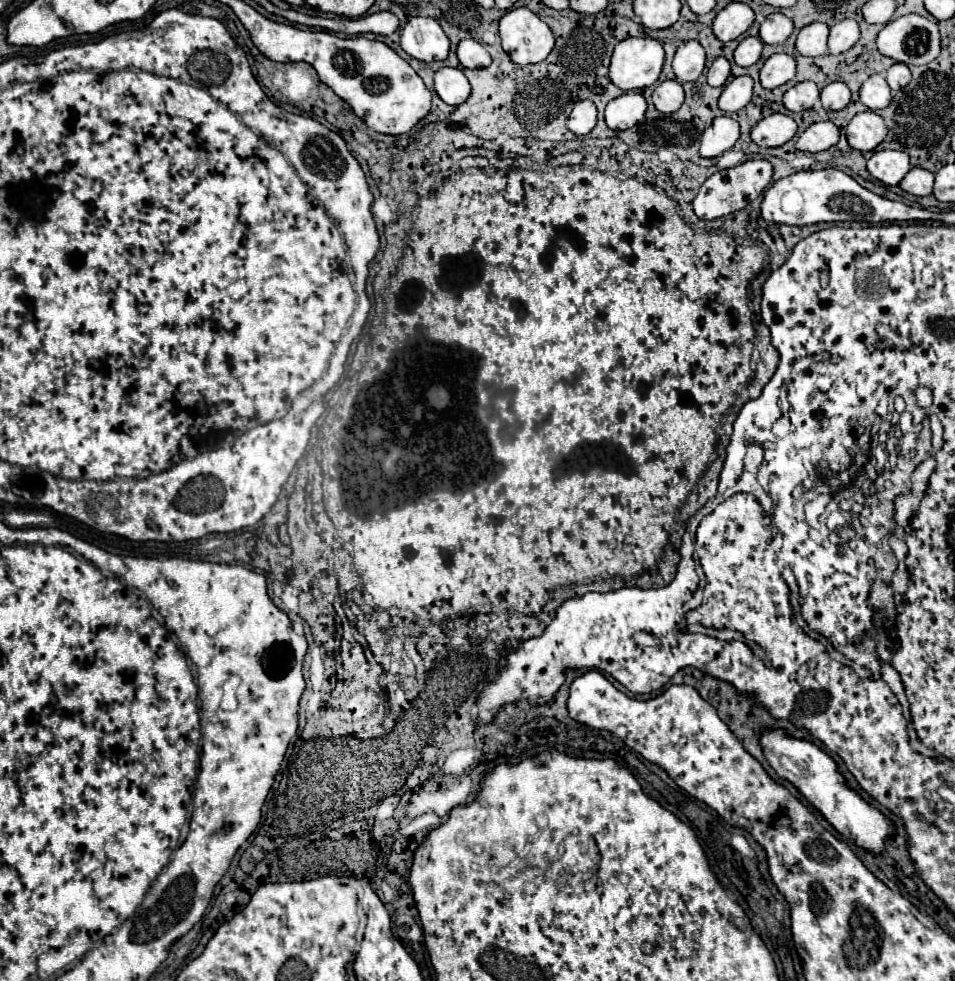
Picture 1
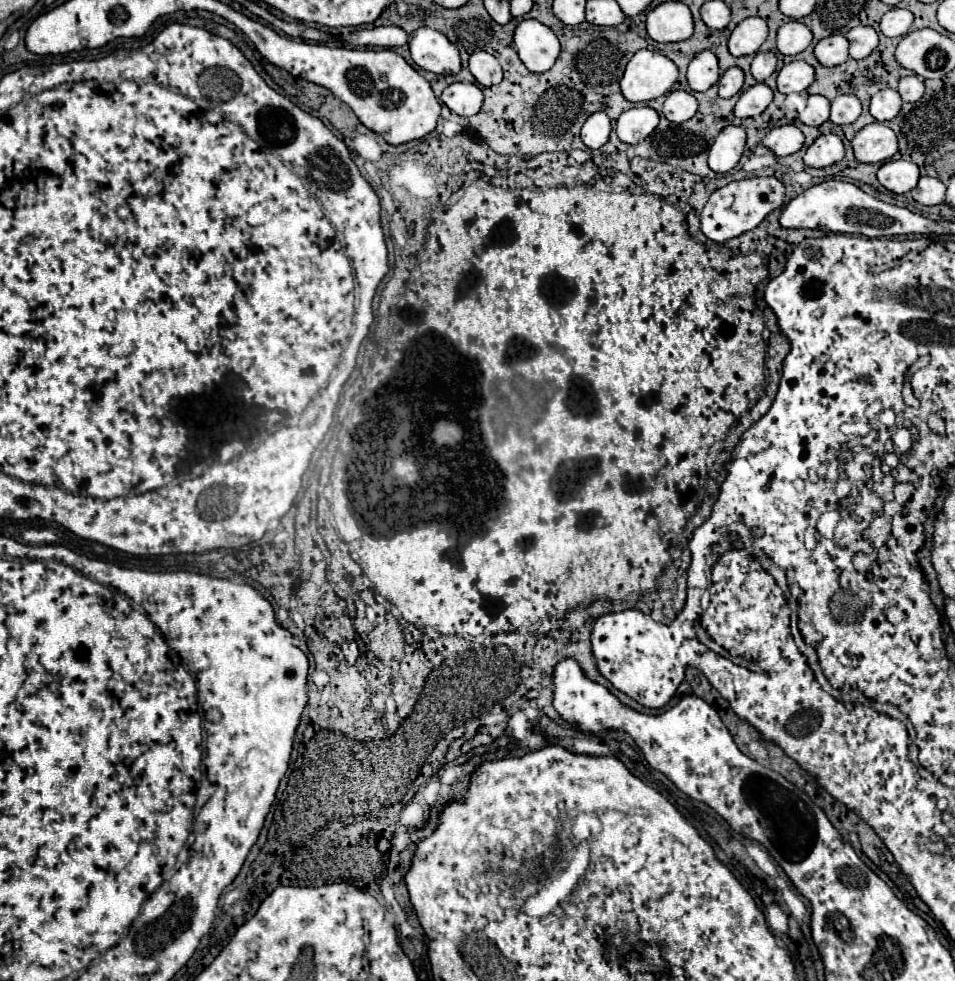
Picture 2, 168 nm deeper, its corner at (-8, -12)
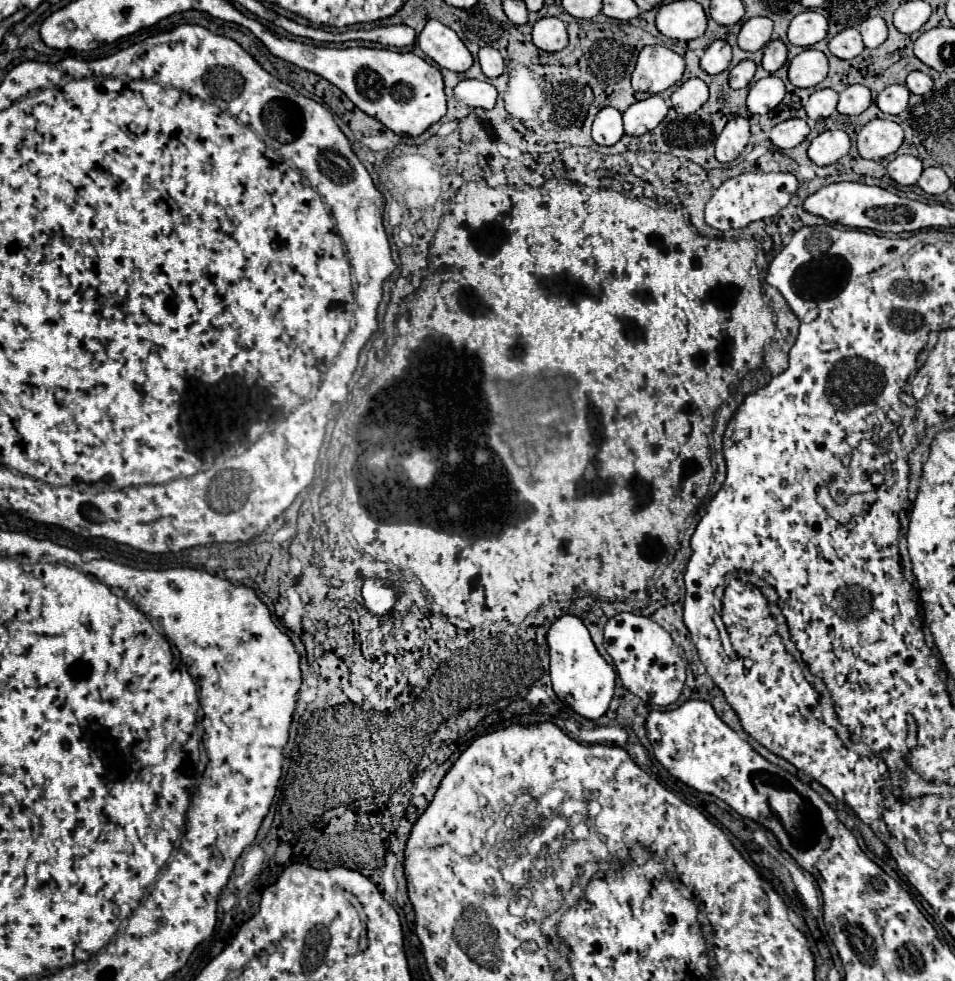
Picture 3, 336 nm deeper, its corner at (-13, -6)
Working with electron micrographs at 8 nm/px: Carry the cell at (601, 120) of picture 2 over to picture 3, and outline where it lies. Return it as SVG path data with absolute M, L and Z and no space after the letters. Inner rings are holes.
M602 108L592 124L592 138L596 144L612 146L622 138L622 114L616 108Z

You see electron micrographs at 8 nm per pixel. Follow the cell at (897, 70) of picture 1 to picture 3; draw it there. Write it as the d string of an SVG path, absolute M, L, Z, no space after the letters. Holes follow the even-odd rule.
M910 72L906 78L906 86L912 94L926 94L932 90L932 78L924 72Z

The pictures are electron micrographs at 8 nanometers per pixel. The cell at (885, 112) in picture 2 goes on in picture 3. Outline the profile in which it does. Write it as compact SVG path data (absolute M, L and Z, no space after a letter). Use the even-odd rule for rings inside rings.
M888 86L878 94L876 106L884 114L900 114L908 106L908 96L910 96L910 90L906 86Z

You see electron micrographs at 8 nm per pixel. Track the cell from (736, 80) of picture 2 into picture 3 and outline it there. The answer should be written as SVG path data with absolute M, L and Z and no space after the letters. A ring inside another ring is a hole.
M742 60L730 70L730 86L732 88L744 88L750 84L752 76L756 72L756 64L752 60Z

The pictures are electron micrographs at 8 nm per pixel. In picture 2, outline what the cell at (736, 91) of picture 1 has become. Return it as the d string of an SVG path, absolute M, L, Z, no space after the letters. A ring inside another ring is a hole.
M755 84L749 90L745 90L735 106L737 118L753 118L765 112L765 108L773 102L773 90L767 84Z

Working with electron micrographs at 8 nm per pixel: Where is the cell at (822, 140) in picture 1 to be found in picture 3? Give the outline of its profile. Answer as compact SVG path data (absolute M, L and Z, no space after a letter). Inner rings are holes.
M826 130L808 146L808 158L818 166L828 166L846 156L850 150L850 138L844 130Z

